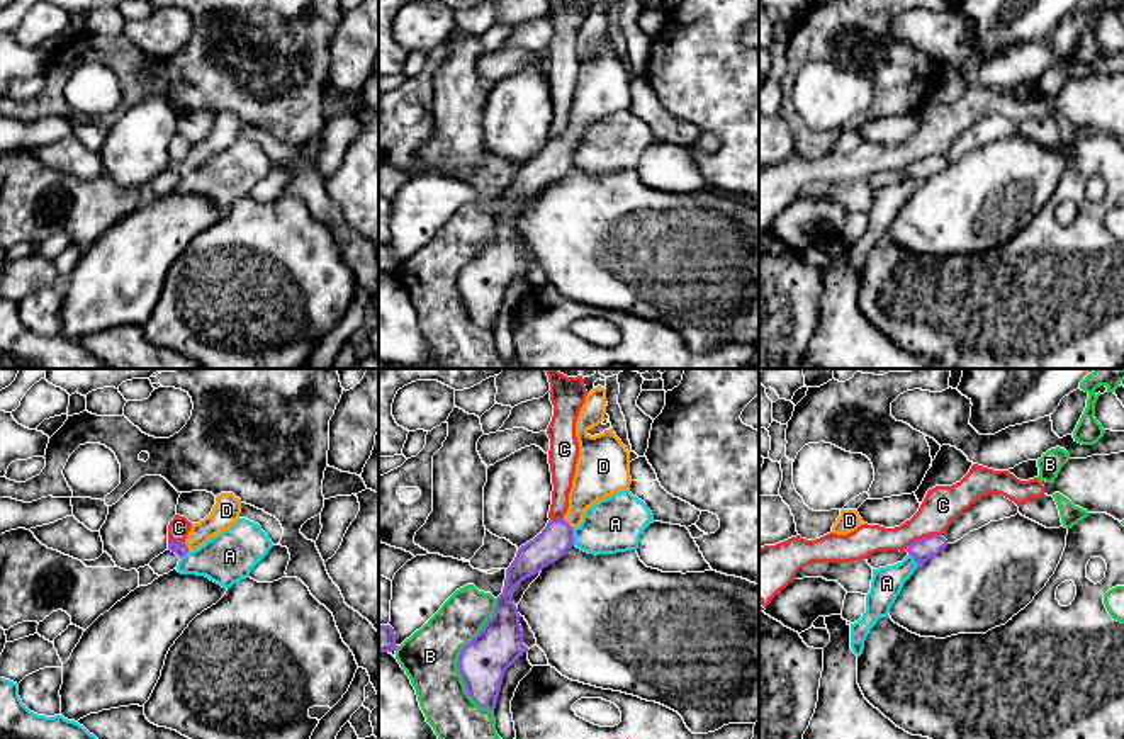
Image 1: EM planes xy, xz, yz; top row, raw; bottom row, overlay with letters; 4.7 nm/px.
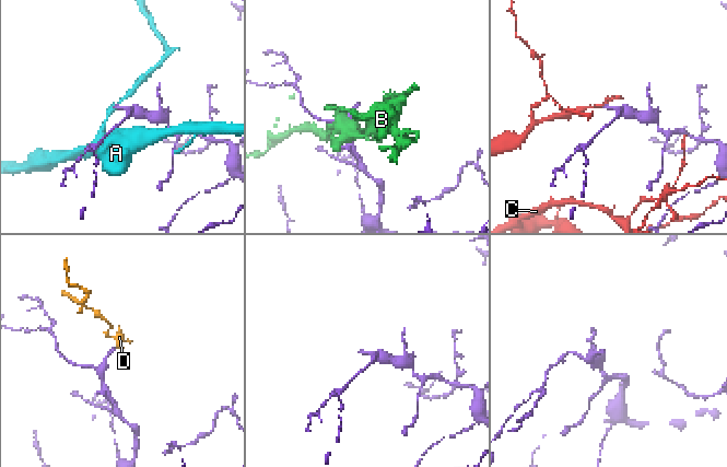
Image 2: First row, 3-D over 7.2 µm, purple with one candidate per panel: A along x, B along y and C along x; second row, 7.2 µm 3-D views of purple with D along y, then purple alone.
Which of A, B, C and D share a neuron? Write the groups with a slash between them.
A / B / C / D

